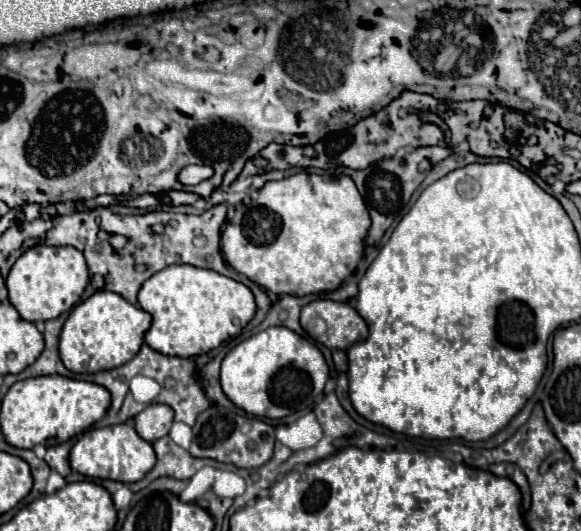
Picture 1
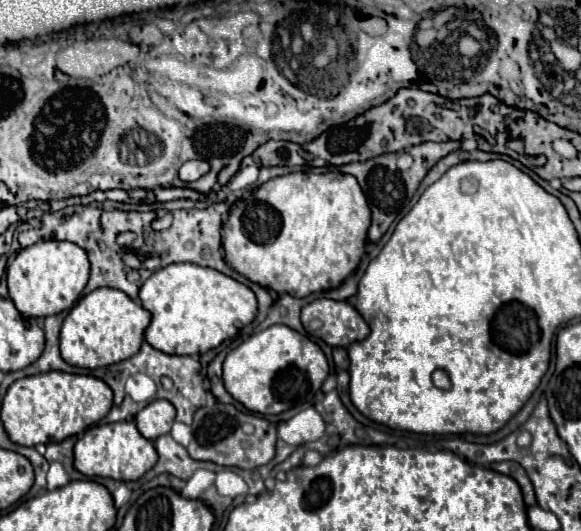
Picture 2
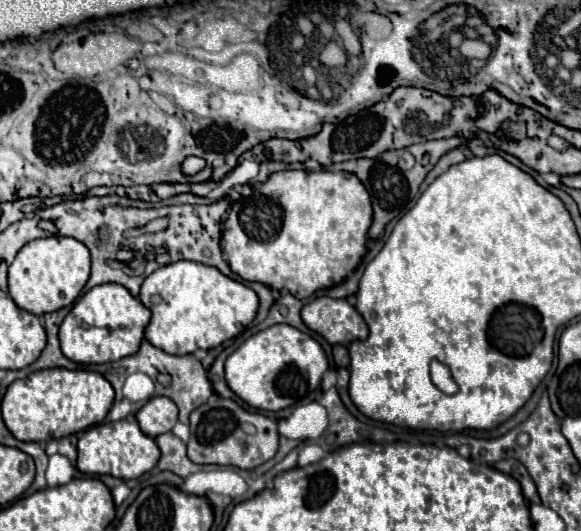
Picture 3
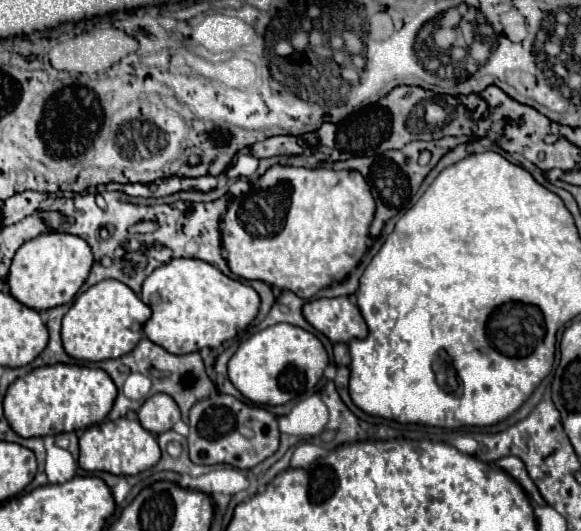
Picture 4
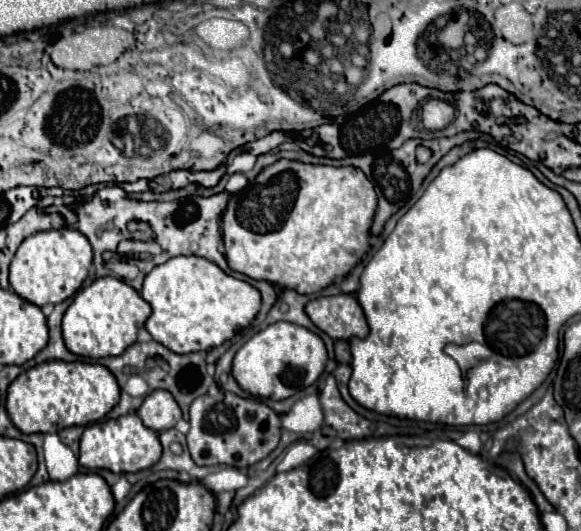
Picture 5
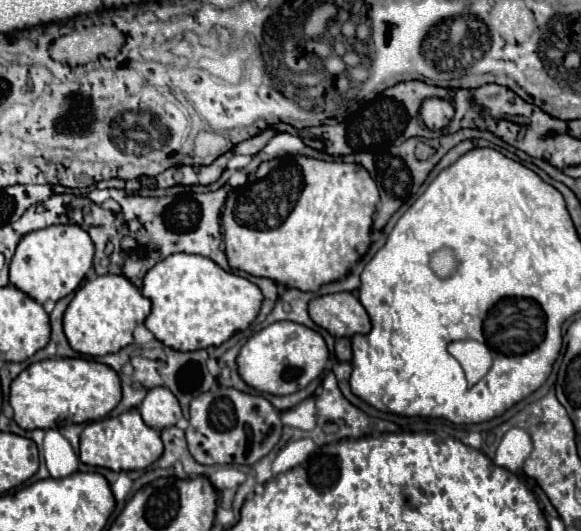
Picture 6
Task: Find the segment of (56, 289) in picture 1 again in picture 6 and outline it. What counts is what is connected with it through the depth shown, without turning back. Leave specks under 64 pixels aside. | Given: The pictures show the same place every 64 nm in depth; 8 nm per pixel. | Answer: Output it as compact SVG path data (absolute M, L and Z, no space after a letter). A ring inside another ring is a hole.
M58 224L58 226L48 226L36 232L30 232L28 236L24 236L16 248L16 254L10 262L10 284L16 286L20 292L28 294L32 300L36 300L38 304L44 304L46 300L58 302L64 296L72 294L80 282L86 278L90 266L92 266L92 258L94 258L94 244L90 240L90 236L78 226L78 224Z

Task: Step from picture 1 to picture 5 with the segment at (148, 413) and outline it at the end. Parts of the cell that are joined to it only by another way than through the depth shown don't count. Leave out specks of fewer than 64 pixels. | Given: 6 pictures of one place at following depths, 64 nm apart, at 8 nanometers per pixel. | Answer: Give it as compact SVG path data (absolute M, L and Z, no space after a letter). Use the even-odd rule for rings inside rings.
M154 390L144 398L142 406L138 408L138 416L142 418L146 428L154 432L164 432L174 428L174 424L182 418L182 412L170 392Z

